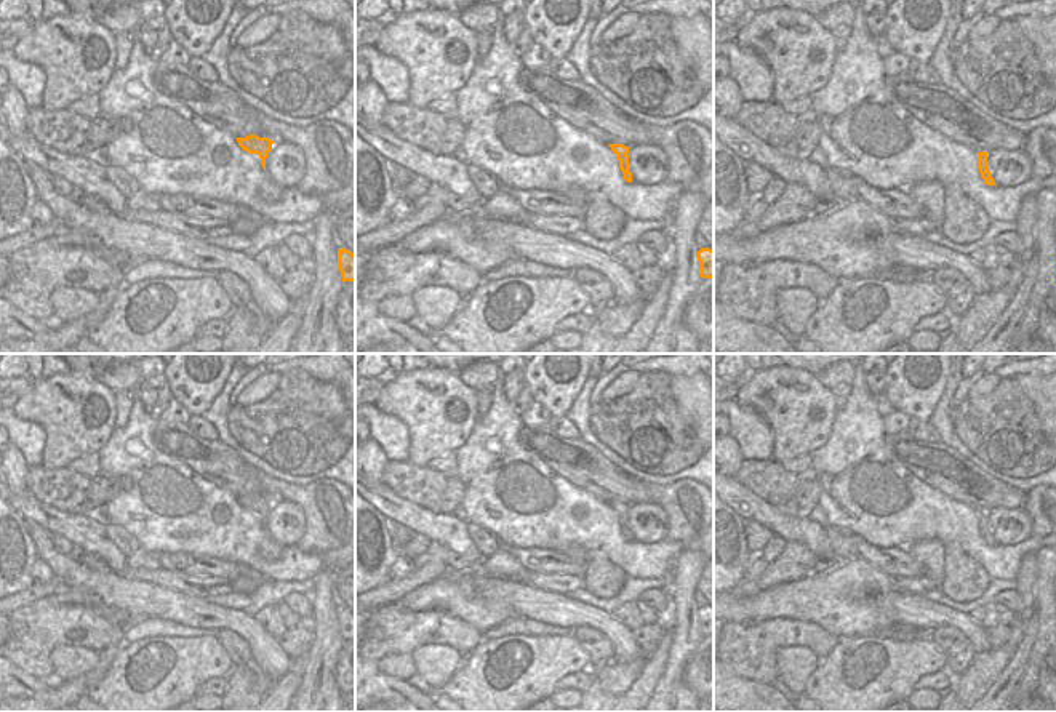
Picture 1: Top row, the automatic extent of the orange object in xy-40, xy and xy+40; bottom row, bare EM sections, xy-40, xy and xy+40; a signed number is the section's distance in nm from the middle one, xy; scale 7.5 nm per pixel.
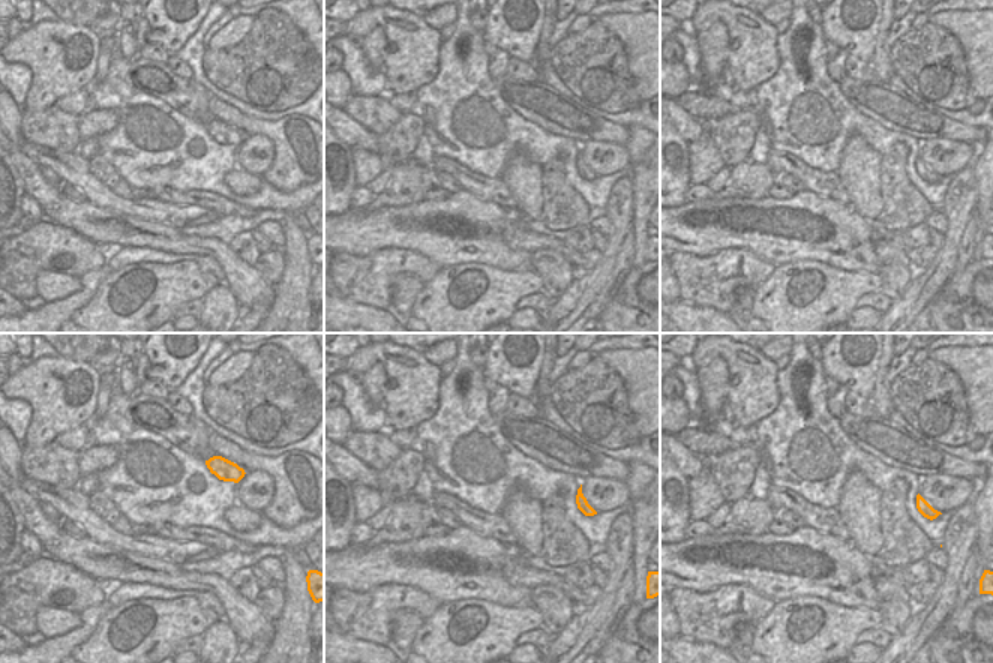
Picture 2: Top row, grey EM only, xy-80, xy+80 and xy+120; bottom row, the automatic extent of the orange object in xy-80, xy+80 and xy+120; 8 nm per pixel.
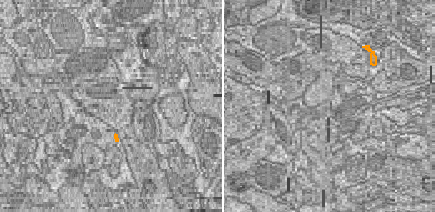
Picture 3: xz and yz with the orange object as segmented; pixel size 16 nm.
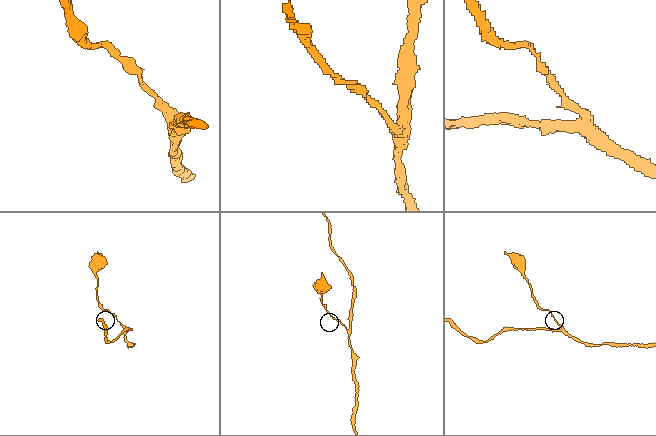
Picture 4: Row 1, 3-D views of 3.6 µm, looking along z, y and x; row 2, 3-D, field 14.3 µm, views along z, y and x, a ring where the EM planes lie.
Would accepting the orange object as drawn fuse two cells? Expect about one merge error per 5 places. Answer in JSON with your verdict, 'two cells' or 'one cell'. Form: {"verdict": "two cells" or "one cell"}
{"verdict": "one cell"}

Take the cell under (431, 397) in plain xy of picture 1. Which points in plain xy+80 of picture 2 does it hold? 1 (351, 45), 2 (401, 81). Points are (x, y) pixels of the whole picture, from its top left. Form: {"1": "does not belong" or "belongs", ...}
{"1": "does not belong", "2": "belongs"}

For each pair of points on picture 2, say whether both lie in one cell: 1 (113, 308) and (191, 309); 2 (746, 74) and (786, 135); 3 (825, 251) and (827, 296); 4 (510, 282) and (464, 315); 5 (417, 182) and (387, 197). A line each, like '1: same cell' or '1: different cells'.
1: different cells
2: different cells
3: different cells
4: same cell
5: same cell

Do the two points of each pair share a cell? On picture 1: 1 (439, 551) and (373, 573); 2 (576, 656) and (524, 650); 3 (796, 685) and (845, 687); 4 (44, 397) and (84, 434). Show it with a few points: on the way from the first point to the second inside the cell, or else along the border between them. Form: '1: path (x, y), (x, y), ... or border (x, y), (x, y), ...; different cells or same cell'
1: border (388, 580), (372, 589); different cells
2: path (564, 656), (536, 656); same cell
3: border (823, 660), (802, 692); different cells
4: path (53, 407), (74, 424); same cell

